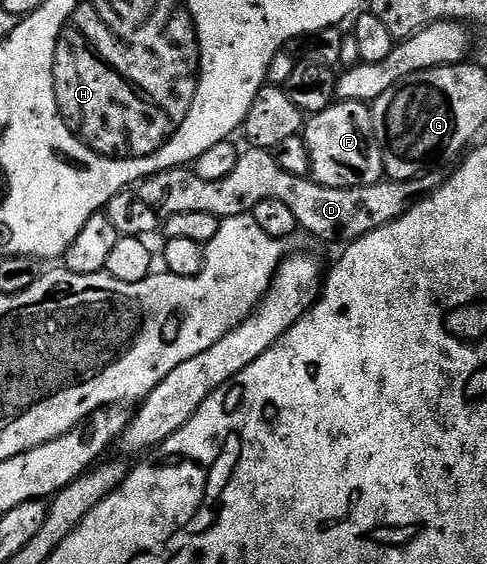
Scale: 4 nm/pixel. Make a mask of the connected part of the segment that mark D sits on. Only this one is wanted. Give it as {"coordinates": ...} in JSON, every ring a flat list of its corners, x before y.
{"coordinates":[[255,147,247,151,241,152,238,167,234,167,226,179,198,179,196,172,188,167,165,169,162,173,146,177,139,184,130,185,114,195,106,206,106,216,123,236,140,237,155,229,157,232,165,221,186,211,206,211,221,219,237,217,243,213,251,214,255,205,270,197,286,203,286,207,294,211,294,219,301,230,305,229,324,241,351,243,387,221,400,217,417,199,431,193,442,181,436,171,428,171,408,181,381,179,362,187,326,187,312,180,311,176,299,177,291,173,286,166,280,165,275,152]]}

